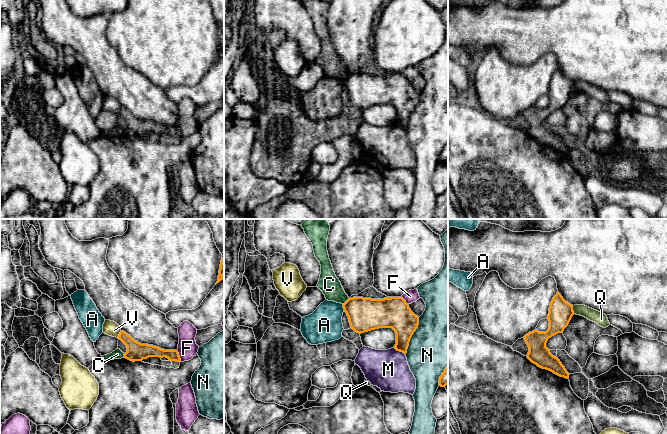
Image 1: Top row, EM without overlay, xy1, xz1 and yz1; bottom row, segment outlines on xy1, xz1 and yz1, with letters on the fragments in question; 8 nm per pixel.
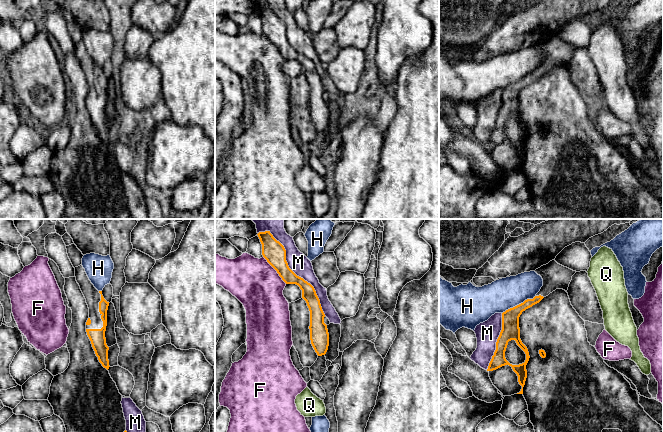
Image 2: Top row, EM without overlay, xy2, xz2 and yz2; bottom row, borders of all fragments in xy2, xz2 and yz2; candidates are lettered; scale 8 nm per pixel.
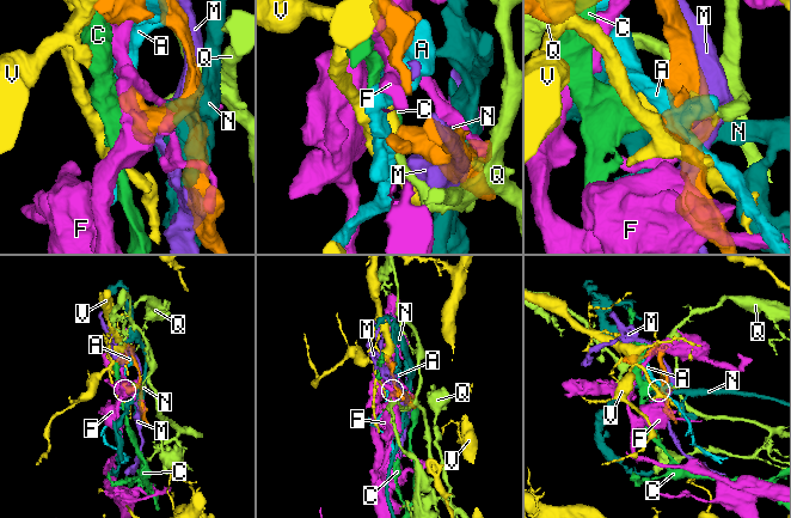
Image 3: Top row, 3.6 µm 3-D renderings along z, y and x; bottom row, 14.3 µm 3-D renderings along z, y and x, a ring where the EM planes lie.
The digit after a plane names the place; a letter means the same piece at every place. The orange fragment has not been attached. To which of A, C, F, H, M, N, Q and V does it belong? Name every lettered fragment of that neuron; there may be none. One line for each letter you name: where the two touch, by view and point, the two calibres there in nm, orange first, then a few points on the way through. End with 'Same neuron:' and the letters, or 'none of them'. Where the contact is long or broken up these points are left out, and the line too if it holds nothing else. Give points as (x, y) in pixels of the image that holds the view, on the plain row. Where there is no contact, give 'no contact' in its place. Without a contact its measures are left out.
Same neuron: none of them

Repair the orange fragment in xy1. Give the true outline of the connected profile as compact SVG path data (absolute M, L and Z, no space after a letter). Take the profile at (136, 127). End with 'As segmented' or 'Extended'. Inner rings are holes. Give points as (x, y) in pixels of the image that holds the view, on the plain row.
M124 107L120 108L118 115L126 121L127 128L124 129L124 134L130 137L142 137L149 133L166 133L170 137L181 138L177 126L164 126L153 121L141 120Z. As segmented

